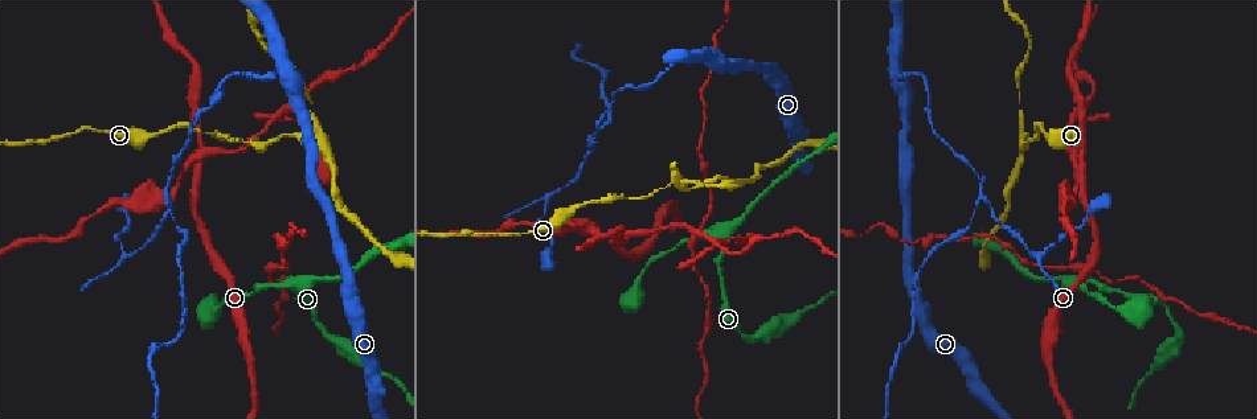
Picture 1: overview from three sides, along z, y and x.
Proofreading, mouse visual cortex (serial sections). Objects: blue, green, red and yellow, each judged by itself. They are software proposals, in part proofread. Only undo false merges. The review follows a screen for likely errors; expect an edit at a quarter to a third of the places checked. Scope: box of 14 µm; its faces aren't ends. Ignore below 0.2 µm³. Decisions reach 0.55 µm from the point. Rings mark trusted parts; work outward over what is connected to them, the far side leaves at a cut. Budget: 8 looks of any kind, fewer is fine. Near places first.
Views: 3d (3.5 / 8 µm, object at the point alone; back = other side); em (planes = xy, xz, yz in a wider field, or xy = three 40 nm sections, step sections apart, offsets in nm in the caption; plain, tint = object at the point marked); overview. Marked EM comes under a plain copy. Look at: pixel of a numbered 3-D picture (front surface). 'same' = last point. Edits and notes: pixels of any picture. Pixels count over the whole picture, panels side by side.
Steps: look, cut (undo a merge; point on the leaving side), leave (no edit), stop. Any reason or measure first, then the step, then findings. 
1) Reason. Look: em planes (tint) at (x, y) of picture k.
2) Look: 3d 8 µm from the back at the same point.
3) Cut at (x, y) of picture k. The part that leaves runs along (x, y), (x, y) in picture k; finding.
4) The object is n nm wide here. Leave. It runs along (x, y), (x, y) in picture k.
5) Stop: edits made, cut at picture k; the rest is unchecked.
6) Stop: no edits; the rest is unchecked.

Sharp bend. Look: 3d 3.5 µm at (737, 186) of picture 1.

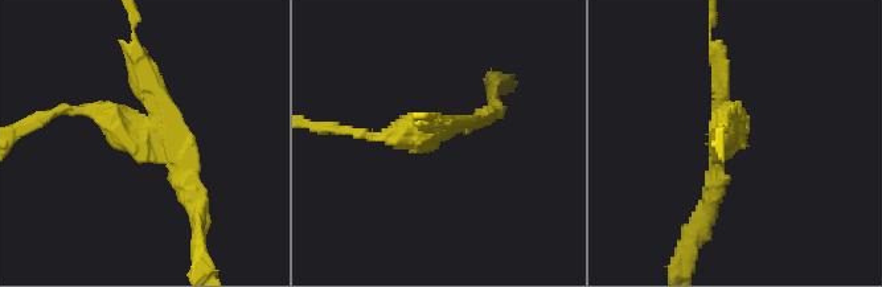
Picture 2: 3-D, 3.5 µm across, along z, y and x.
Need the tissue. Look: em xy step 3 (tint) at (730, 133) of picture 2.

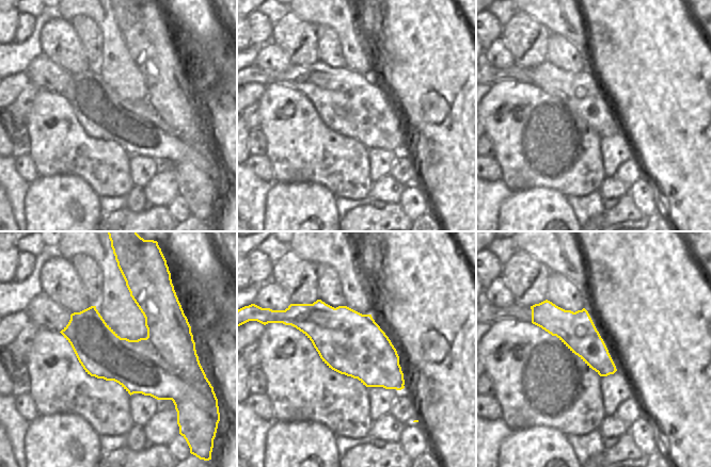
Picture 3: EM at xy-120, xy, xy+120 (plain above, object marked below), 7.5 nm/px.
Leave. It runs along (541, 309), (567, 325), (613, 369) in picture 3; continuous, no second cell.

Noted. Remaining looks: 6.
Three-way junction. Look: 3d 3.5 µm at (281, 69) of picture 1.

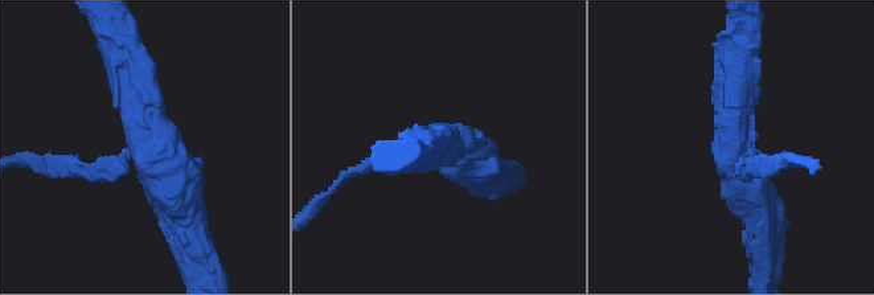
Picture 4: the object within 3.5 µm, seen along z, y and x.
3 arms meet here; the arms are 200, 400, 450 nm wide. Look: em xy step 5 (tint) at (146, 153) of picture 4.

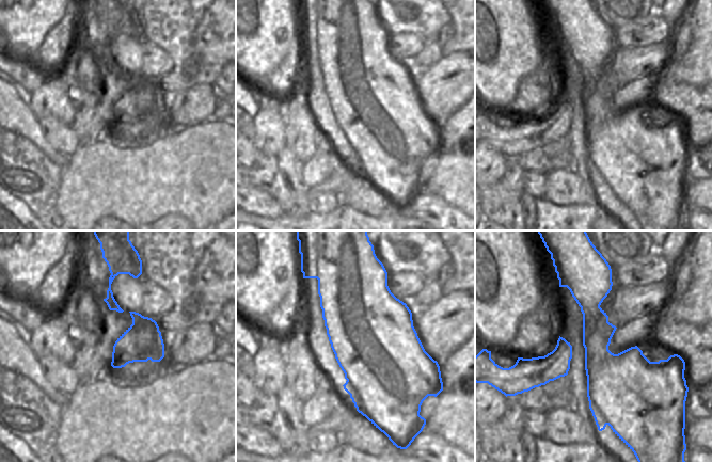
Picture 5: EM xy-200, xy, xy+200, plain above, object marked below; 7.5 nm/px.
The object is 650 nm wide here. Leave. It runs along (188, 222), (144, 150), (70, 166) in picture 4; one cell here.

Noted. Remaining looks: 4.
A fork. Look: 3d 8 µm at (167, 194) of picture 1.

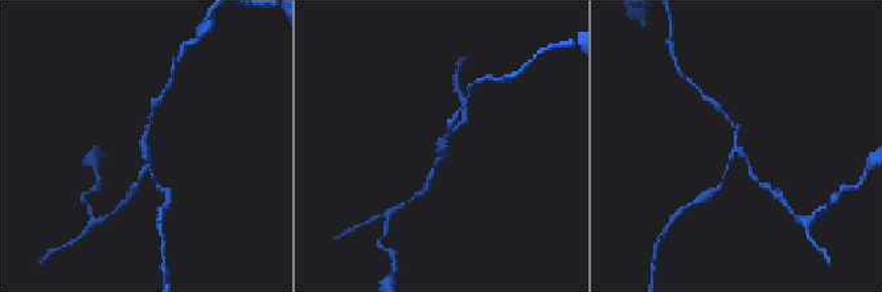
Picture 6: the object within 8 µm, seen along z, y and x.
Now the EM. Look: em planes (tint) at (436, 144) of picture 6.

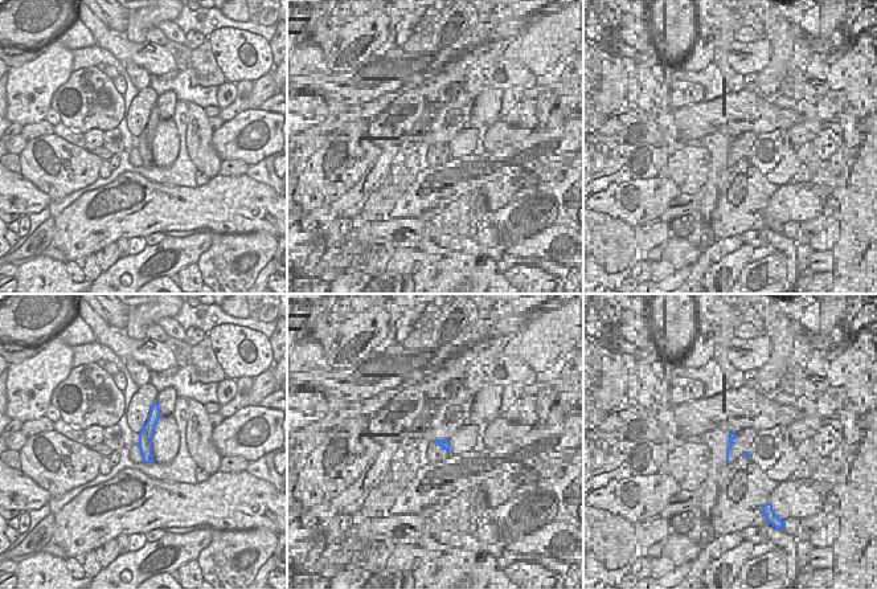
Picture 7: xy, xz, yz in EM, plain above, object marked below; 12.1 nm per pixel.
Cut at (708, 194) of picture 6. The part that leaves runs along (731, 157), (720, 188), (706, 196) in picture 6; a second cell is stuck on.

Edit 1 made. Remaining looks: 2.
Stop: edits made, cut at picture 6; the rest is unchecked.

